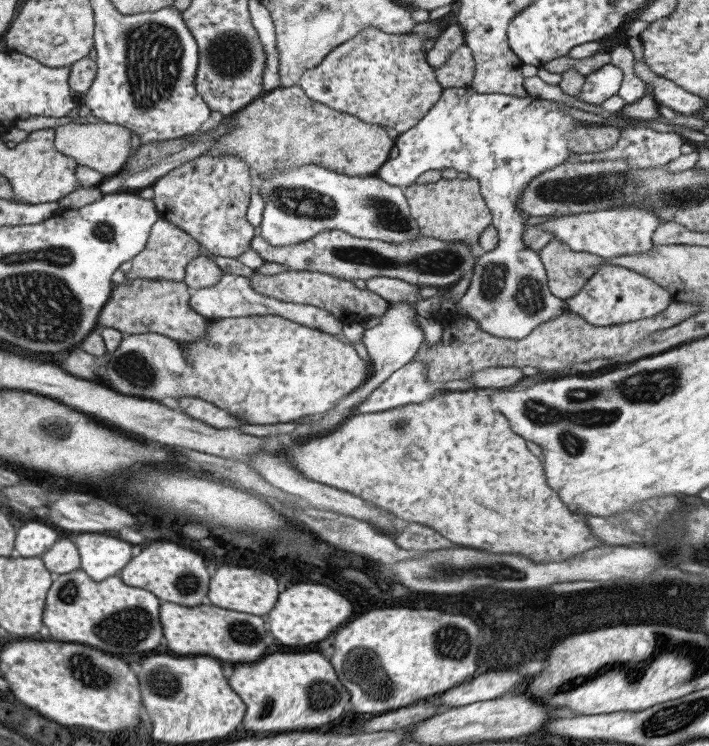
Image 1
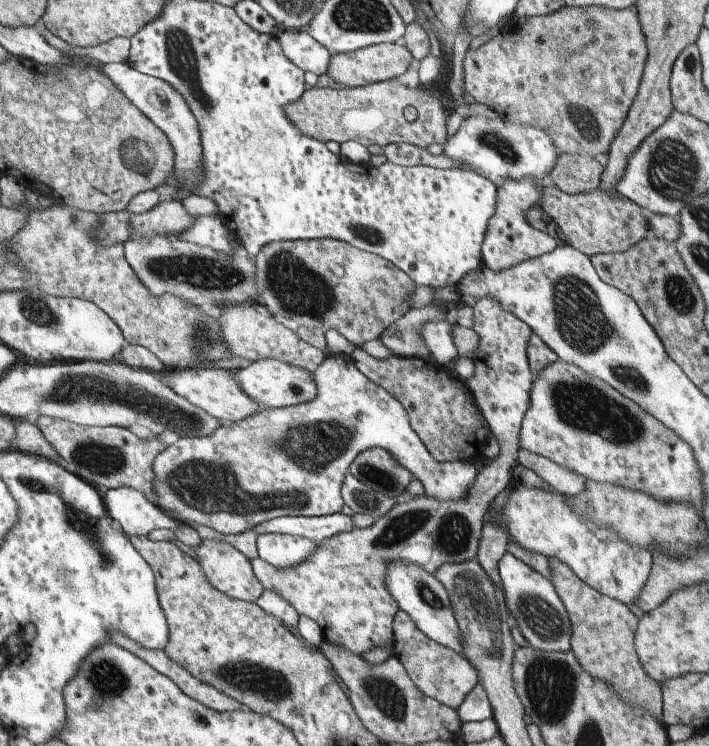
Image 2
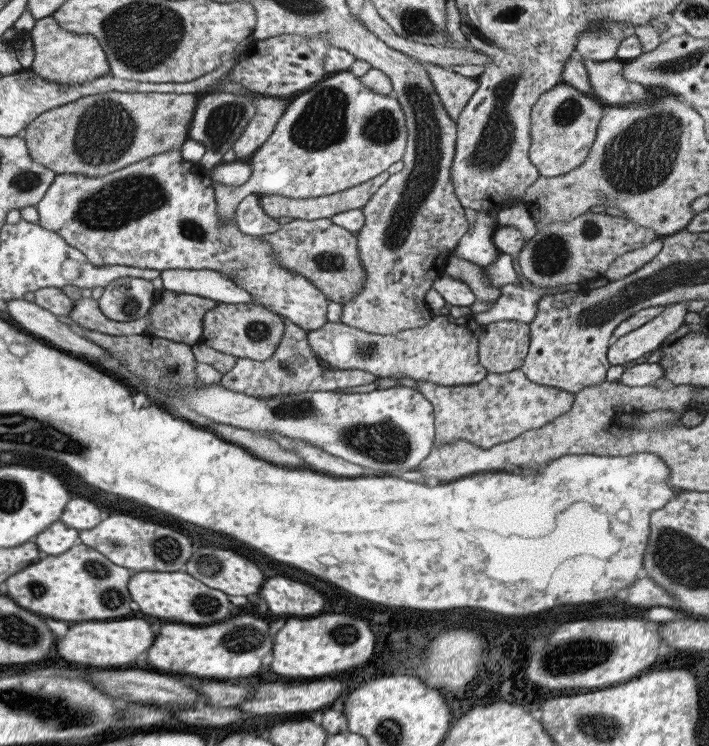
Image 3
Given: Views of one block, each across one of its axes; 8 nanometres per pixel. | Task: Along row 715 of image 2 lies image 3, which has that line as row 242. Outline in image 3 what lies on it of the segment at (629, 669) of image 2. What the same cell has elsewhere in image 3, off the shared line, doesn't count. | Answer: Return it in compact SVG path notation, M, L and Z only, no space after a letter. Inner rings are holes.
M657 237L657 239L649 242L648 245L643 245L643 247L621 254L620 257L613 259L613 261L609 263L609 267L607 267L607 270L603 273L603 277L608 281L616 281L625 275L633 273L637 268L641 268L643 264L653 259L653 256L659 253L661 247L661 237Z

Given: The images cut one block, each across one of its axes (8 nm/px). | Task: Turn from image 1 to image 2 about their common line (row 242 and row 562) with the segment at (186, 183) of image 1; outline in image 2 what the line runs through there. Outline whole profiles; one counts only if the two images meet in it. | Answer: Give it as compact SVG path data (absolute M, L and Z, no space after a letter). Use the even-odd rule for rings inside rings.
M202 540L193 550L198 563L213 587L234 599L255 602L262 586L253 576L250 560L233 546L215 540Z

